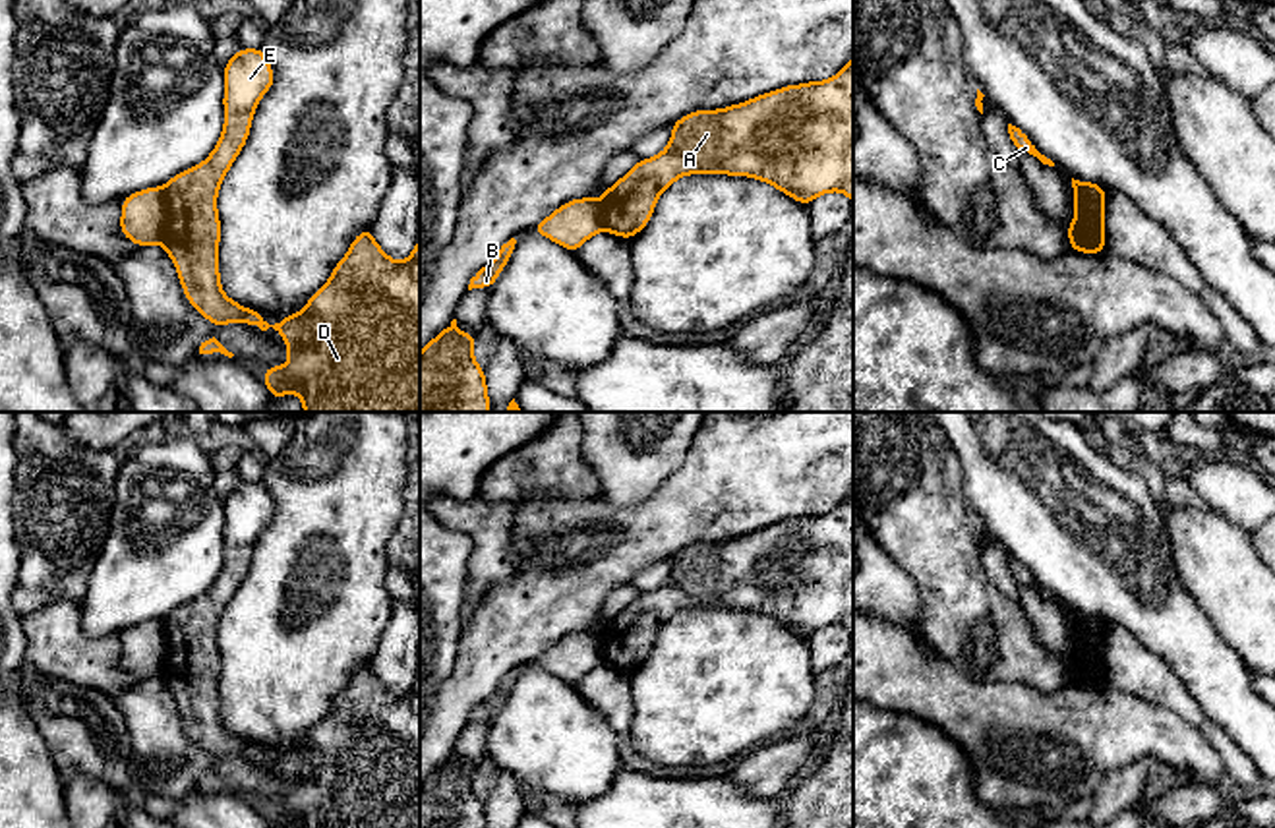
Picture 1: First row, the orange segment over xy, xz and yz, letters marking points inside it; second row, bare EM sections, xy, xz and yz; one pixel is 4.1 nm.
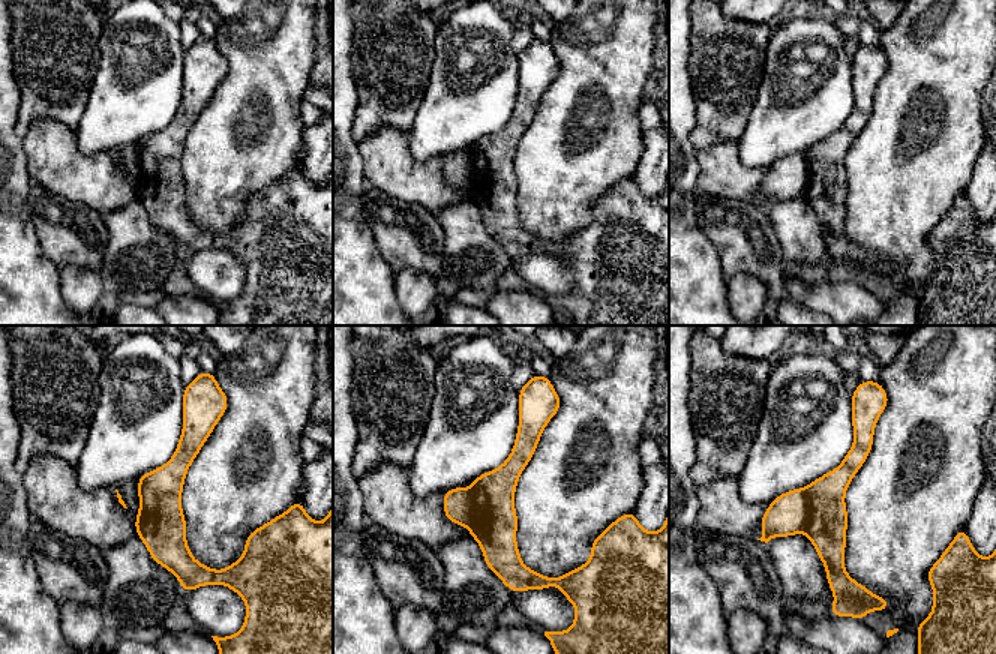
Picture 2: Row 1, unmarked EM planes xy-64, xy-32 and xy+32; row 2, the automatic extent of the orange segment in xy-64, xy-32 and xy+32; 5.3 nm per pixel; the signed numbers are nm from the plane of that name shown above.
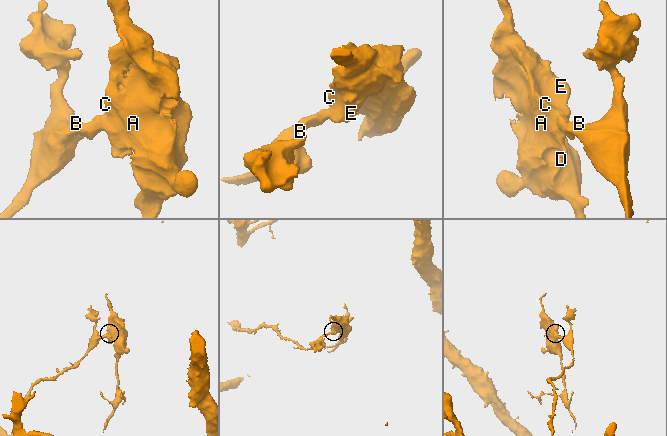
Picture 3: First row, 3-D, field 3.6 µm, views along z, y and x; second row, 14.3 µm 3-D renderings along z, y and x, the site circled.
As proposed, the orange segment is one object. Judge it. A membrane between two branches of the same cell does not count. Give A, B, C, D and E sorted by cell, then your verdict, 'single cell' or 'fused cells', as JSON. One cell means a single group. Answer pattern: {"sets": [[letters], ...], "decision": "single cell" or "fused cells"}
{"sets": [["A", "C", "D", "E"], ["B"]], "decision": "fused cells"}

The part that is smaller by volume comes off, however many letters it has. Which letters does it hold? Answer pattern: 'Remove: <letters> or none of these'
Remove: A, C, D, E

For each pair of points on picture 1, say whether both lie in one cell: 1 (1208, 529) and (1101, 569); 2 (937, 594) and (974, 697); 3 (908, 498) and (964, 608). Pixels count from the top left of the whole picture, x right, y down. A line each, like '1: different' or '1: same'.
1: different
2: different
3: same

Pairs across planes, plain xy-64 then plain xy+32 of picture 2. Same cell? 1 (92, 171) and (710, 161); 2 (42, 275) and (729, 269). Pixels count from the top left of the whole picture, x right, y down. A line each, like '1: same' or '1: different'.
1: same
2: different

